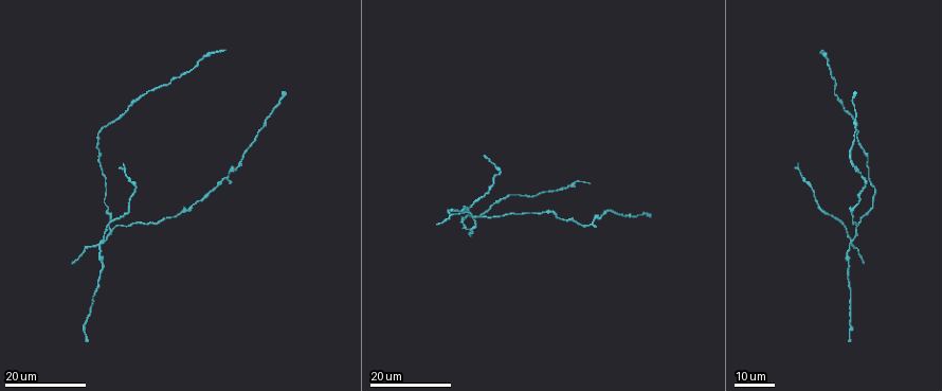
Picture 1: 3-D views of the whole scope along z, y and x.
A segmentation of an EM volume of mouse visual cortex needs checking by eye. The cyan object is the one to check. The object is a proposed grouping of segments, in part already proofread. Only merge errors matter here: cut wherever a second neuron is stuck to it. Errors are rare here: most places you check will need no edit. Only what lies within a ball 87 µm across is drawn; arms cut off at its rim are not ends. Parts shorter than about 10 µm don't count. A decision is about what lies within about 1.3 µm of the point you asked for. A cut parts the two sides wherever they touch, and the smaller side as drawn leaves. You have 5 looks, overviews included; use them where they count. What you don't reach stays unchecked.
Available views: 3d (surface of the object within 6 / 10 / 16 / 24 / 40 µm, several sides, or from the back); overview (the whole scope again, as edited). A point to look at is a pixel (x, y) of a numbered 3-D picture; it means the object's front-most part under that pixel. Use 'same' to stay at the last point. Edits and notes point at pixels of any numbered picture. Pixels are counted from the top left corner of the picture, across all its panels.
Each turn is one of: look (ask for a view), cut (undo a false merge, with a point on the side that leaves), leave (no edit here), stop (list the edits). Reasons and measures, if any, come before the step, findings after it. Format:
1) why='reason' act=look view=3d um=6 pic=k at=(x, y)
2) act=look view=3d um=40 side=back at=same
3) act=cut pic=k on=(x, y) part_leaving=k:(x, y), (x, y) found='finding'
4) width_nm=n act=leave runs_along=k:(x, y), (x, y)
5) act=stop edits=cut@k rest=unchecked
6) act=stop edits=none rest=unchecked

why='sudden change in width' act=look view=3d um=16 pic=1 at=(849, 262)

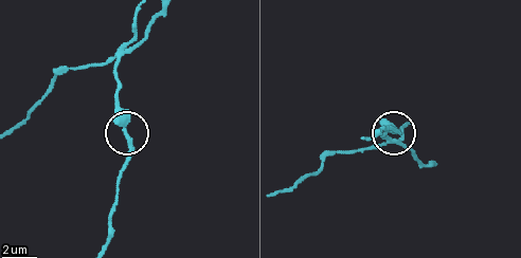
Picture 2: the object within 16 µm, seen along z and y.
act=look view=3d um=6 pic=2 at=(127, 139)

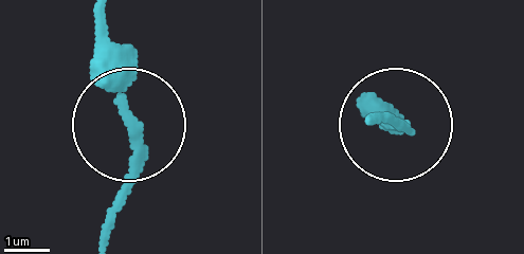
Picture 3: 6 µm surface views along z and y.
act=look view=3d um=6 side=back pic=3 at=(130, 124)

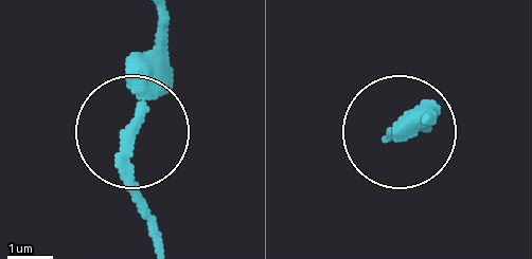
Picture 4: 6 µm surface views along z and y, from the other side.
act=leave runs_along=4:(158, 21), (158, 89), (135, 146), (151, 237) found='all the same neuron'

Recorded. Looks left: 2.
why='four or more arms meet' act=look view=3d um=24 pic=1 at=(850, 239)

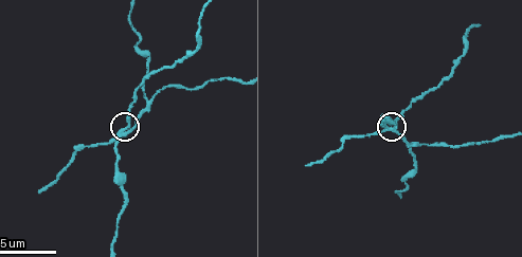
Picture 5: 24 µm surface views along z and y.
act=look view=3d um=6 pic=5 at=(391, 129)

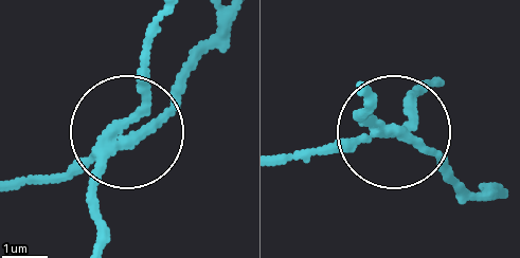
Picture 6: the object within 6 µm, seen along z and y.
width_nm=200 act=cut pic=6 on=(138, 80) part_leaving=6:(111, 136), (149, 26) found='two neurons meet here'

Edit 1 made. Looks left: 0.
act=stop edits=cut@6 rest=unchecked

